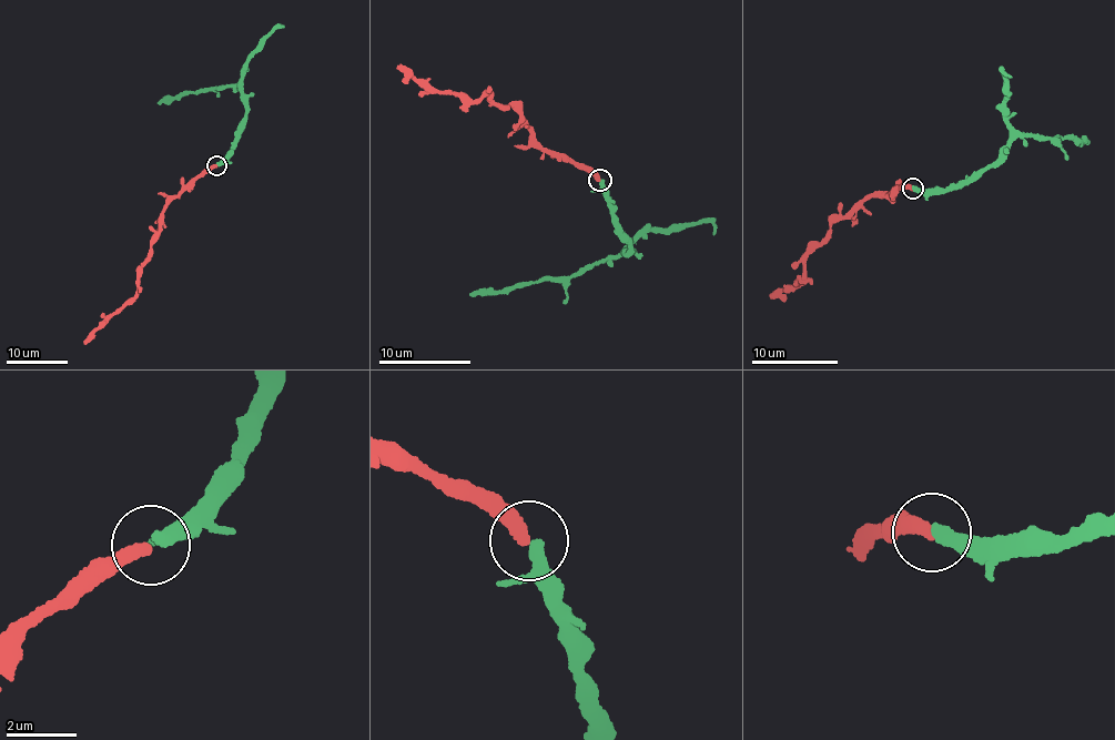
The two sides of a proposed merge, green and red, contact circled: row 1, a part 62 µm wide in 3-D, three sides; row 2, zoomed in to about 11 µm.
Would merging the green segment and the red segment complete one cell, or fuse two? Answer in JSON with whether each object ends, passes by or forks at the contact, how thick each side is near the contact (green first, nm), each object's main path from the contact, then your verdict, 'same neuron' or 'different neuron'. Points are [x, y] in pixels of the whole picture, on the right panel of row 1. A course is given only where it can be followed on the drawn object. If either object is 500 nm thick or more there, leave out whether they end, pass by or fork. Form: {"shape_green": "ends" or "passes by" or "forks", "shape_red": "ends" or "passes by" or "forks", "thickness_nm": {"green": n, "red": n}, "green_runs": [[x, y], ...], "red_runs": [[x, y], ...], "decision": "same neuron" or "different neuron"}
{"shape_green": "passes by", "shape_red": "ends", "thickness_nm": {"green": 260, "red": 380}, "green_runs": [[913, 189], [949, 190], [985, 169], [1019, 135], [1031, 133], [1053, 138], [1070, 134], [1087, 142]], "red_runs": [[913, 189], [909, 184], [889, 196], [868, 195], [831, 224], [829, 239], [806, 259], [806, 275], [770, 297]], "decision": "same neuron"}

